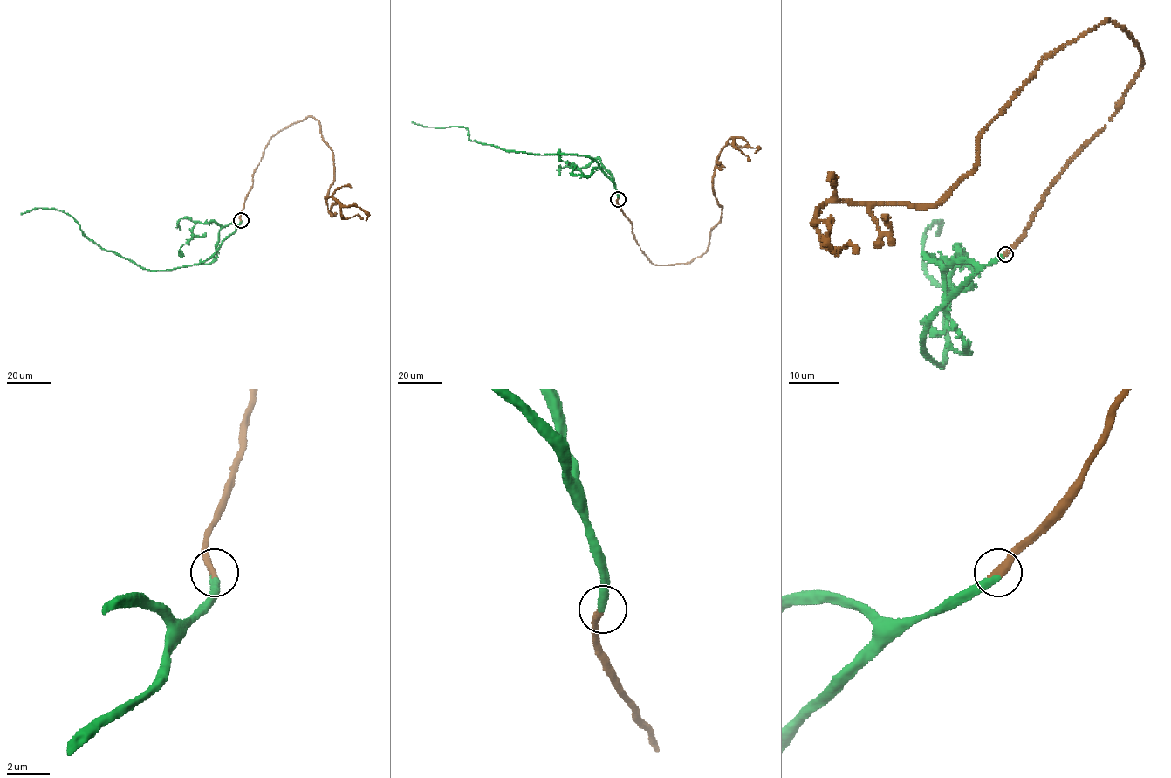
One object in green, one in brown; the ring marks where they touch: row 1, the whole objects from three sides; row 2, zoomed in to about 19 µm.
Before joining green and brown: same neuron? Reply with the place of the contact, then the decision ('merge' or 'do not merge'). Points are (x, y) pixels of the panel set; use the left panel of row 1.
at (241, 220); merge

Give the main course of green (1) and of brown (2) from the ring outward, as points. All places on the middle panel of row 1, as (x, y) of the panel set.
1: (617, 199), (613, 181), (589, 157), (506, 151), (471, 141), (468, 128), (424, 127), (411, 121)
2: (617, 199), (651, 262), (688, 263), (705, 252), (721, 219), (712, 176), (721, 149), (737, 137), (755, 152)

